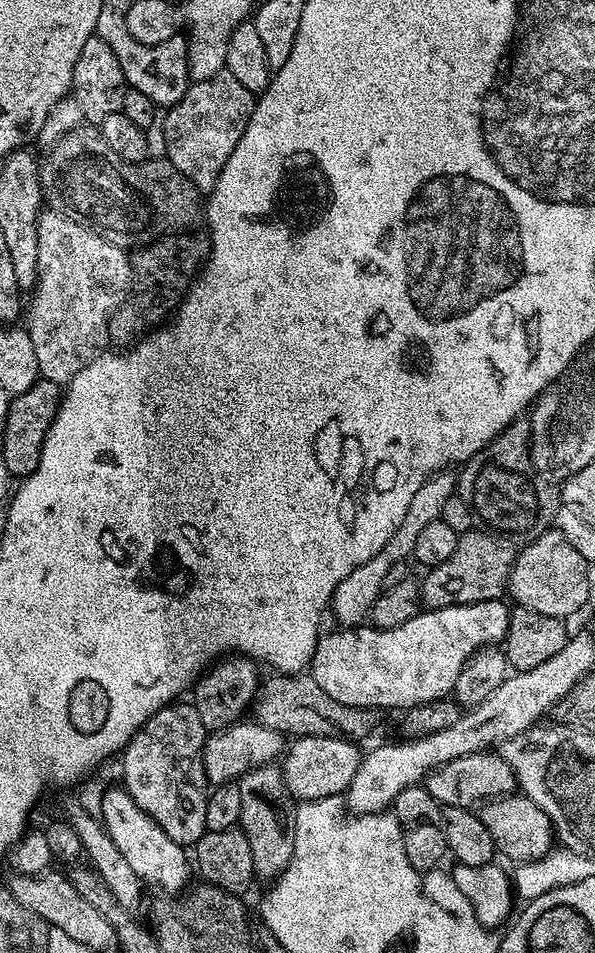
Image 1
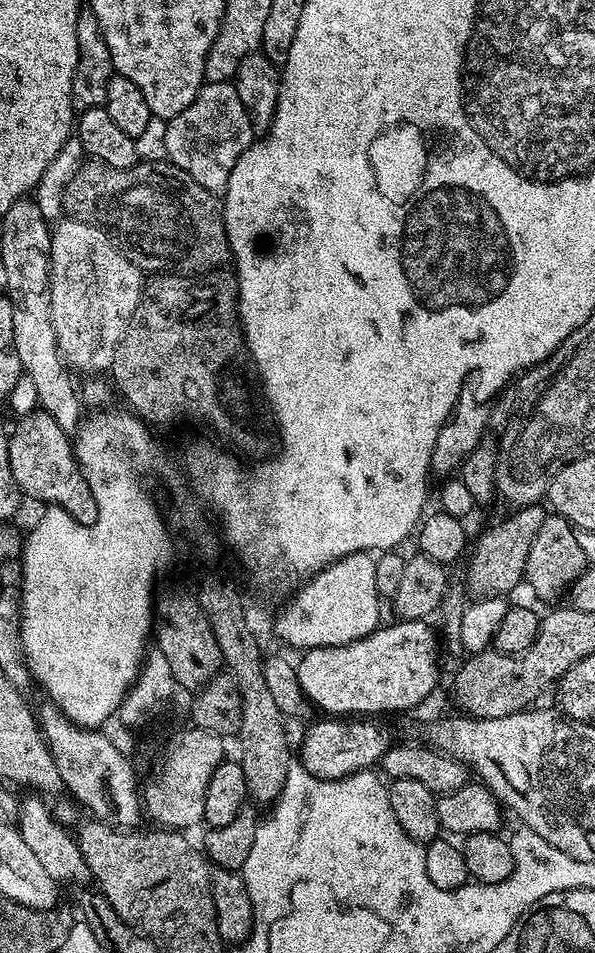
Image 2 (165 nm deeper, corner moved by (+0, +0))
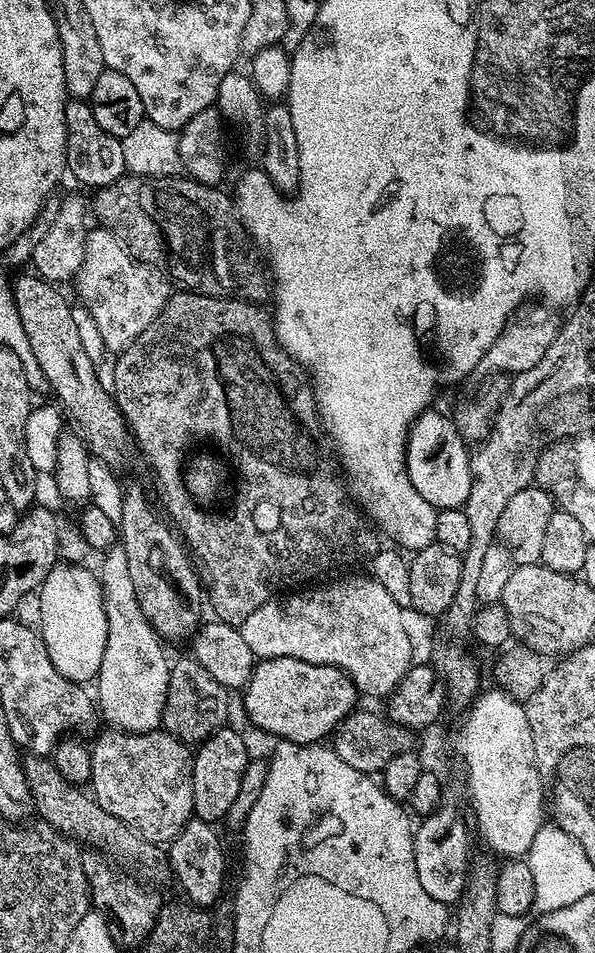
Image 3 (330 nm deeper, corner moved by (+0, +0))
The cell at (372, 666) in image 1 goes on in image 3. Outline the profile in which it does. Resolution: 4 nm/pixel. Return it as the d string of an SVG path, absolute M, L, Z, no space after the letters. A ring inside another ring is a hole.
M298 658L261 659L252 669L252 677L248 679L243 689L244 708L248 716L264 732L272 736L280 736L281 741L290 744L315 744L323 741L329 734L335 732L337 724L357 707L358 689L343 670L325 664L302 662Z

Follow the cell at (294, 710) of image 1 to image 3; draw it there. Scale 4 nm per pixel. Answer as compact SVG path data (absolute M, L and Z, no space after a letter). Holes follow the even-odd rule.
M185 658L175 661L169 670L169 689L166 690L163 714L163 731L169 732L174 738L183 740L189 746L199 745L208 739L213 732L225 727L228 720L229 693L197 660Z

